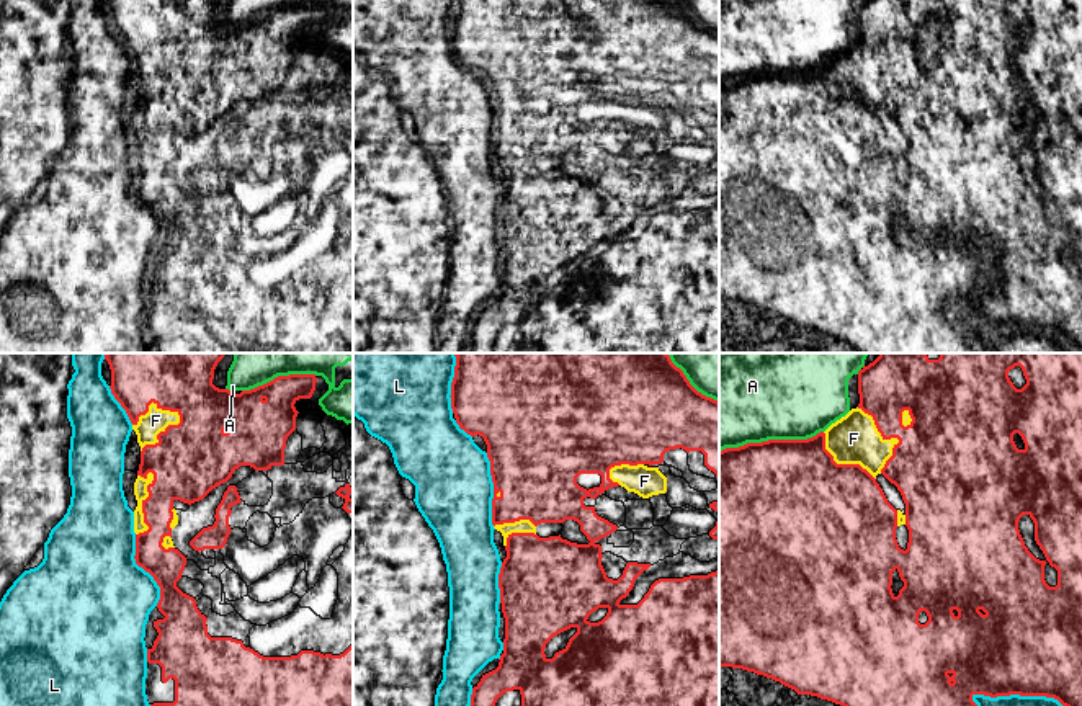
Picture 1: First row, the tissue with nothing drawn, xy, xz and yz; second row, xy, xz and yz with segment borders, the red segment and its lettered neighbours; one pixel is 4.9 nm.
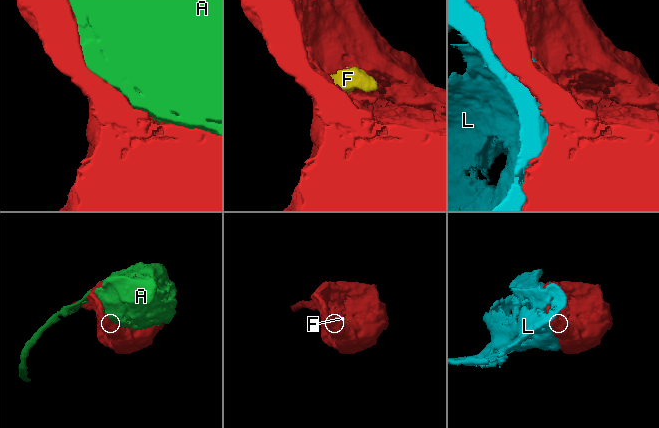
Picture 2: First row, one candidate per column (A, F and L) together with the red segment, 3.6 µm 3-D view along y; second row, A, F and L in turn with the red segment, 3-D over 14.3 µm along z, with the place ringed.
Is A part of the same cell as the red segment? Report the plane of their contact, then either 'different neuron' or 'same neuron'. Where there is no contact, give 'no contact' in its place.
contact in yz; different neuron

